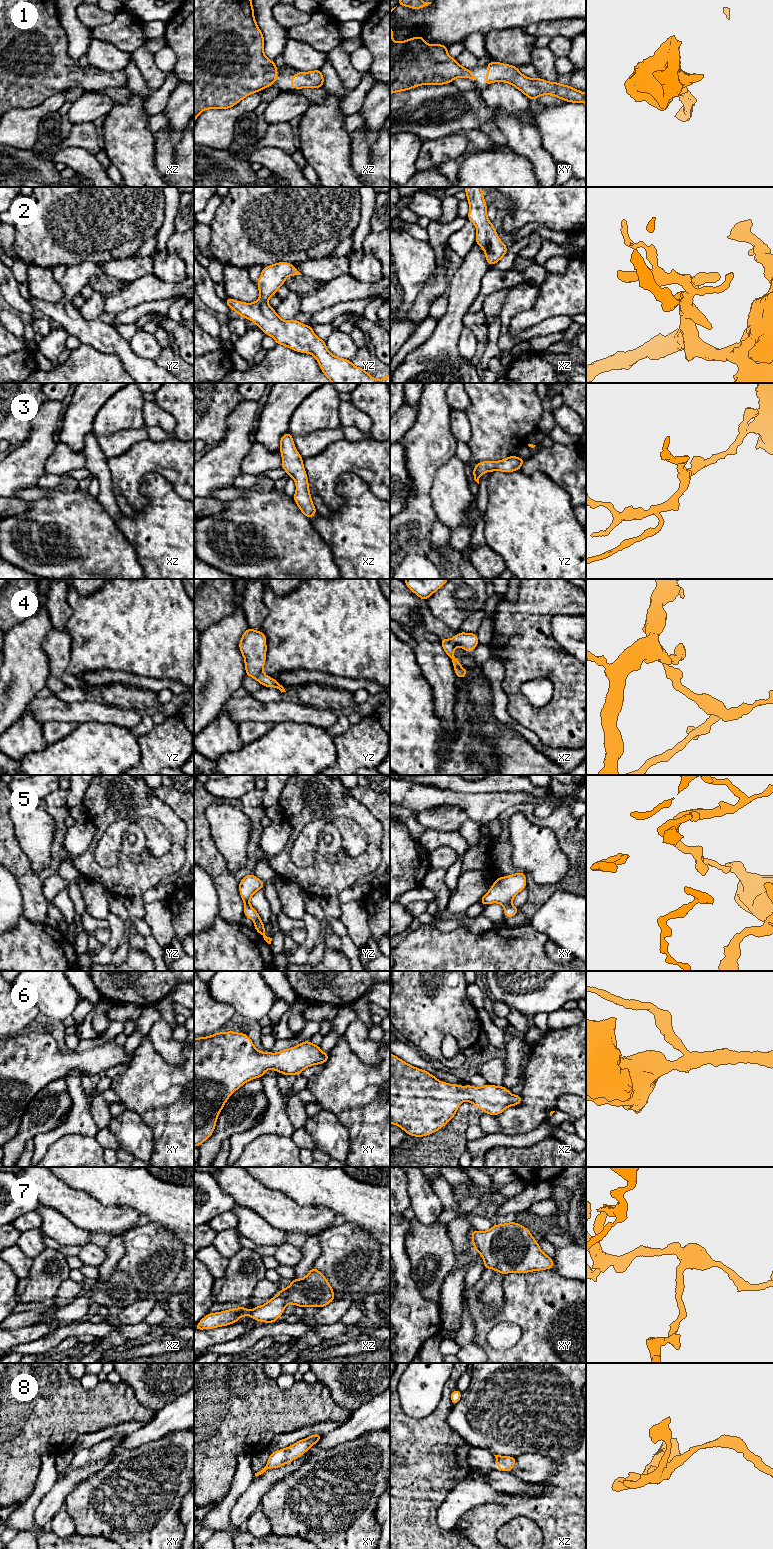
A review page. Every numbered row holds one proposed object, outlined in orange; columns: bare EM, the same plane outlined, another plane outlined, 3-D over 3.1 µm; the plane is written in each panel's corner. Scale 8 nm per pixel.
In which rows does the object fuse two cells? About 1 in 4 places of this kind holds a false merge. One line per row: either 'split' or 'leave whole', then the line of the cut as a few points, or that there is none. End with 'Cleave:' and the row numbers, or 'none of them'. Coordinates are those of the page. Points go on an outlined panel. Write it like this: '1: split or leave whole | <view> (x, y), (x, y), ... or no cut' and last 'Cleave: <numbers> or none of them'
1: leave whole | no cut
2: leave whole | no cut
3: leave whole | no cut
4: leave whole | no cut
5: leave whole | no cut
6: leave whole | no cut
7: leave whole | no cut
8: leave whole | no cut
Cleave: none of them

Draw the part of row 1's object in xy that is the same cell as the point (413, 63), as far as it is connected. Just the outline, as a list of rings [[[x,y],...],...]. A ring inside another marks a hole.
[[[390,26],[390,94],[420,85],[443,85],[463,77],[476,80],[469,69],[449,56],[448,46],[427,45],[422,36],[393,42]]]

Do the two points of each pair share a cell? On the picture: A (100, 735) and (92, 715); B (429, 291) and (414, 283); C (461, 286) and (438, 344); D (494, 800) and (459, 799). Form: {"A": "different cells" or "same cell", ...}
{"A": "different cells", "B": "different cells", "C": "same cell", "D": "same cell"}

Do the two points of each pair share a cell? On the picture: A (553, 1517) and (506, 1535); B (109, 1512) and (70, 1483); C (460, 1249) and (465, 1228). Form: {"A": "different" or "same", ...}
{"A": "different", "B": "different", "C": "same"}

